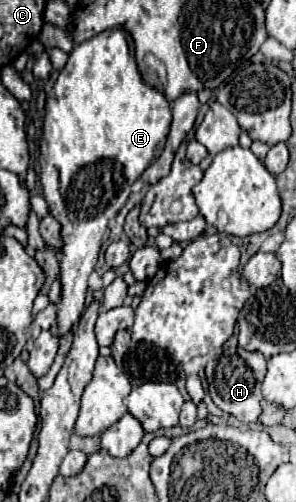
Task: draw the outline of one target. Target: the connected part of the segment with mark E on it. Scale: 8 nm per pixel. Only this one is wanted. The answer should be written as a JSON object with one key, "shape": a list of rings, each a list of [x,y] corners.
{"shape":[[[107,29],[93,39],[77,45],[71,51],[71,61],[61,69],[47,105],[41,139],[41,185],[49,205],[49,213],[61,223],[61,301],[57,305],[57,337],[65,337],[73,331],[85,309],[87,279],[95,269],[101,237],[109,221],[125,205],[131,195],[133,183],[141,177],[143,169],[159,157],[163,151],[171,125],[171,107],[163,93],[147,85],[135,63],[133,45],[123,29]]]}

